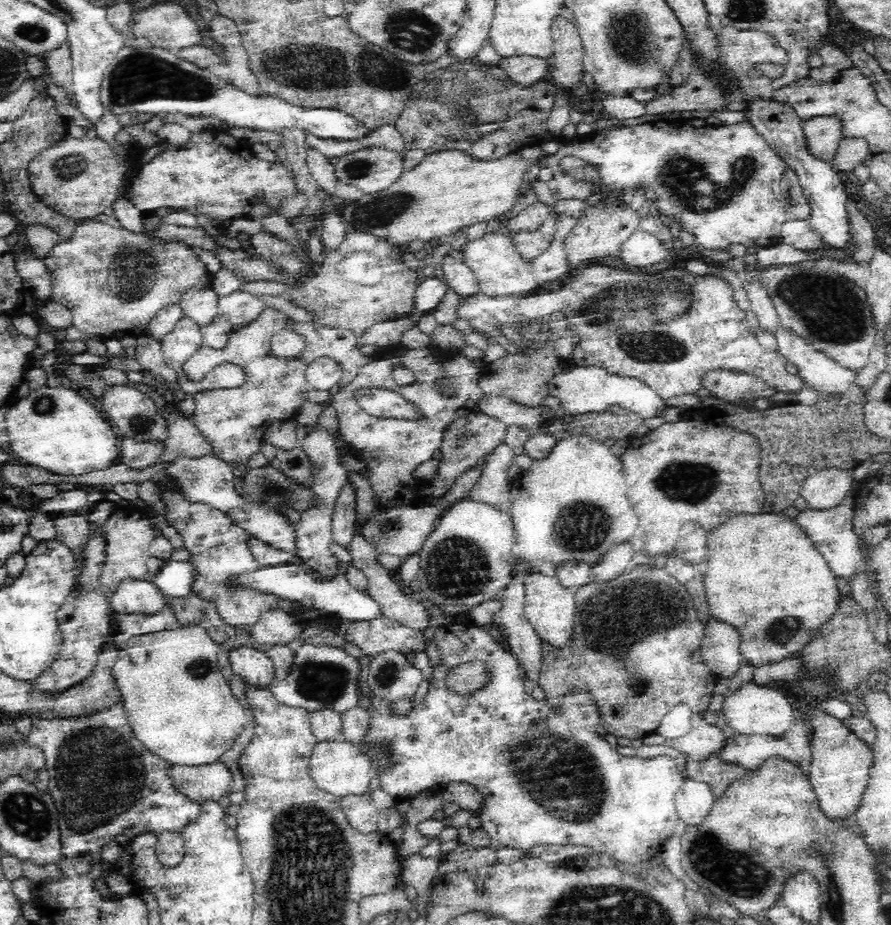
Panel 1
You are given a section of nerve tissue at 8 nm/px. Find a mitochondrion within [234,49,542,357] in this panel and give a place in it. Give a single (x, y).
(451, 103)

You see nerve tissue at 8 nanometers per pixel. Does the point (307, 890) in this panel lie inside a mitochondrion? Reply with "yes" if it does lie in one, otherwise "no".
yes

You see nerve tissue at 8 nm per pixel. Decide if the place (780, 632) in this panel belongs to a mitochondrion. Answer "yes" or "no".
yes

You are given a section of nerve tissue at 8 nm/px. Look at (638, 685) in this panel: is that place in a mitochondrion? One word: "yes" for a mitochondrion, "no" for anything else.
yes

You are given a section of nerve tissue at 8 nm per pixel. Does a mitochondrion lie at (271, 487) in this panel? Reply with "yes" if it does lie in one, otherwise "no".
yes

